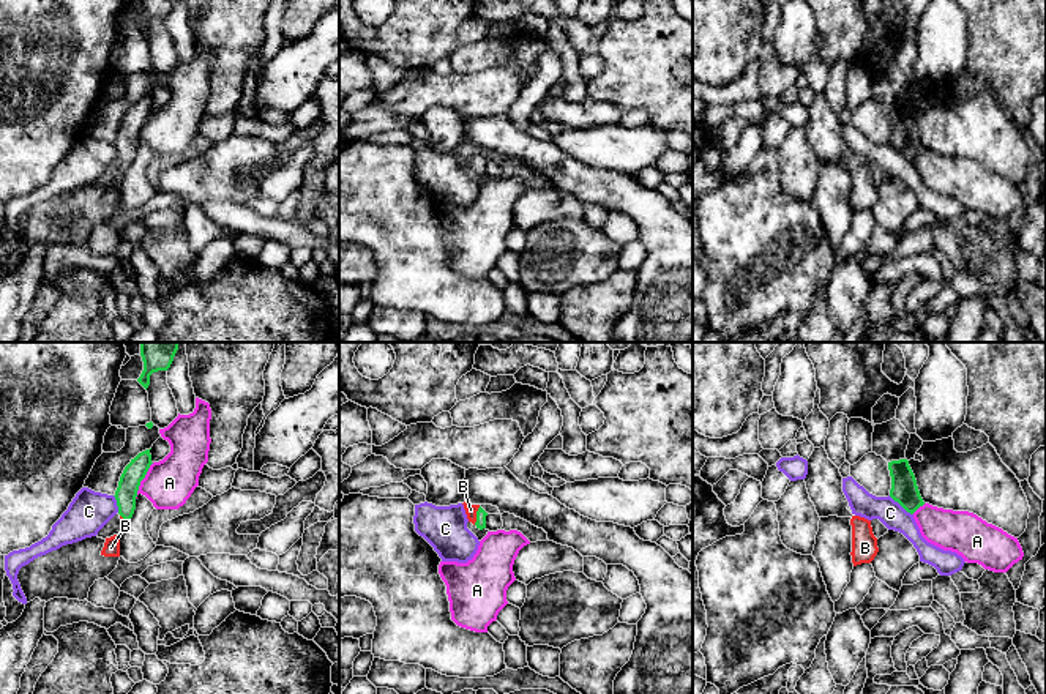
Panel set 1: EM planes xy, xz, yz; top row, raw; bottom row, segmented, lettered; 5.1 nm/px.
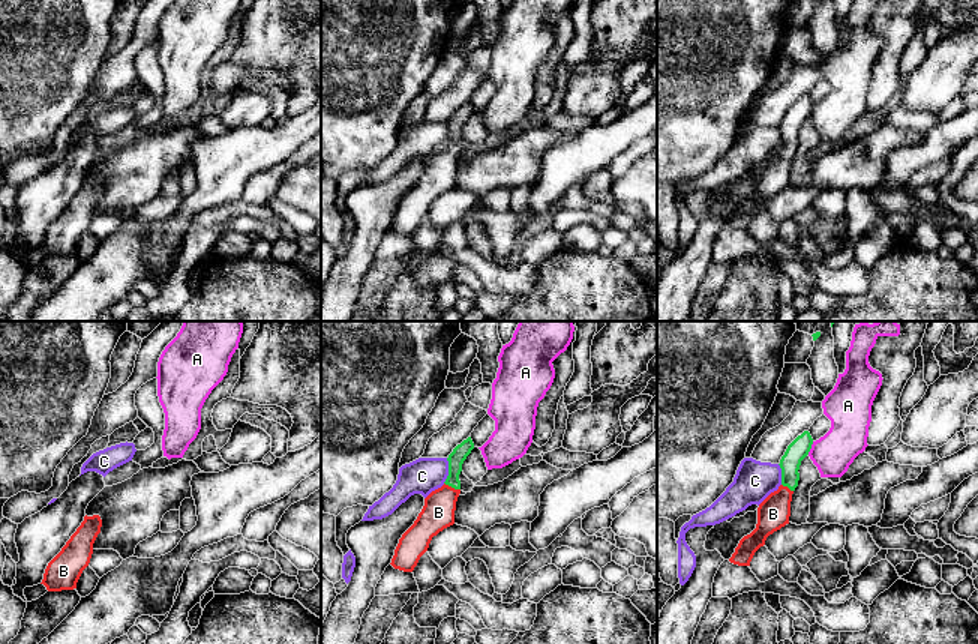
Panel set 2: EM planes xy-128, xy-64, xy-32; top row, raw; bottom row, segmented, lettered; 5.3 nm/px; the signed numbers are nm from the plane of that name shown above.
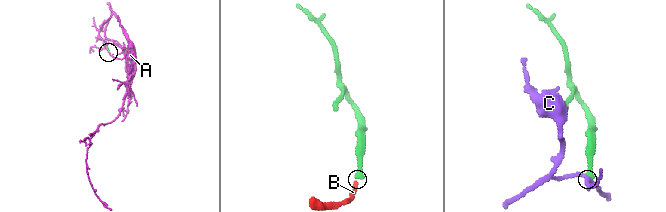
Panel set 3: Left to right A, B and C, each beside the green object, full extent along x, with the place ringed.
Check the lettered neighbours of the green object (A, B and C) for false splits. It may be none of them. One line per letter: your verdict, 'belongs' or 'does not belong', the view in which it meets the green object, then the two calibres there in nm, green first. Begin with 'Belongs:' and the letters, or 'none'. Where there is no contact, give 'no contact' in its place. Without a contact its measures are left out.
Belongs: B
A: does not belong; contact in xy; calibres 110 and 240 nm
B: belongs; contact in xz; calibres 50 and 60 nm
C: does not belong; contact in yz; calibres 140 and 140 nm

